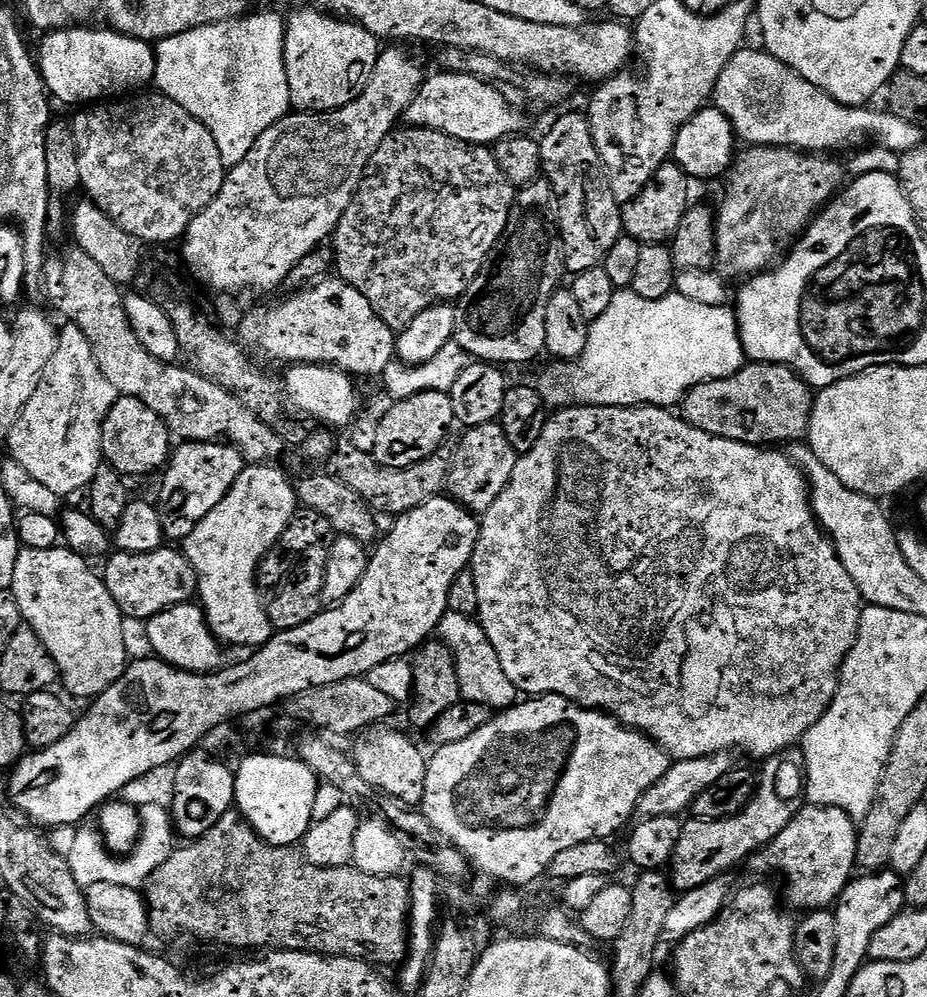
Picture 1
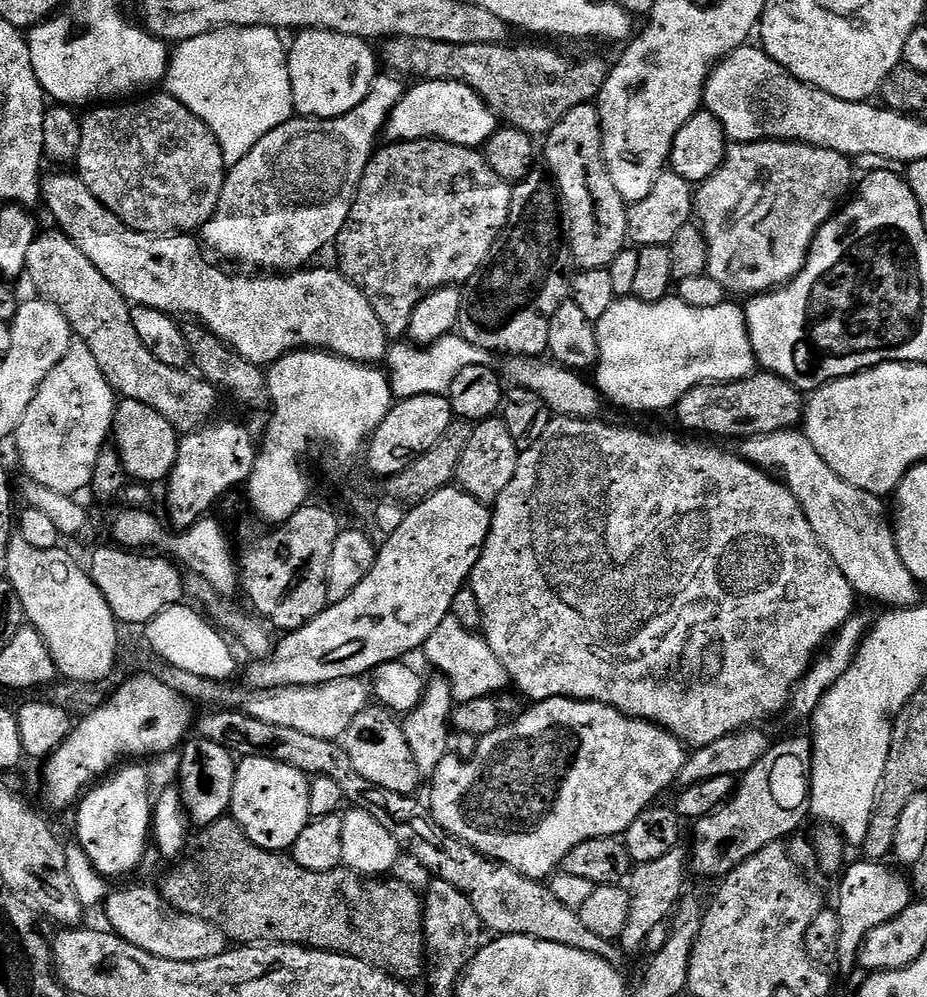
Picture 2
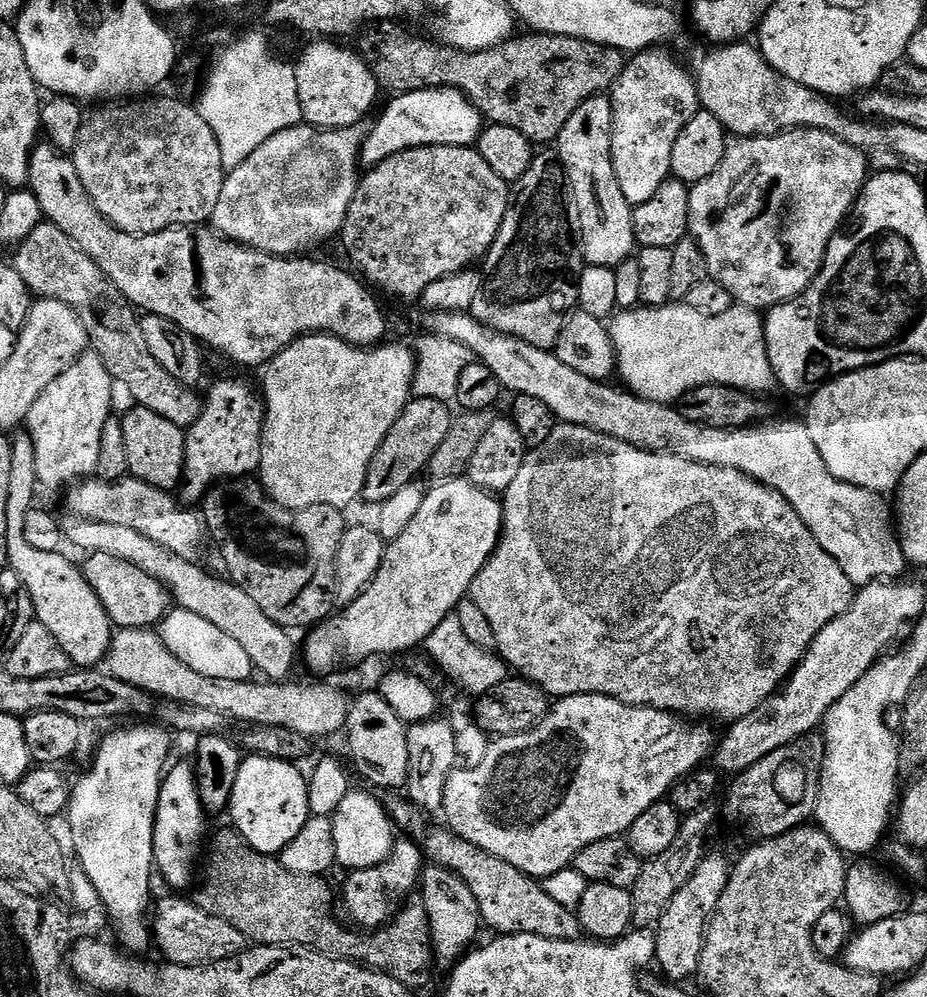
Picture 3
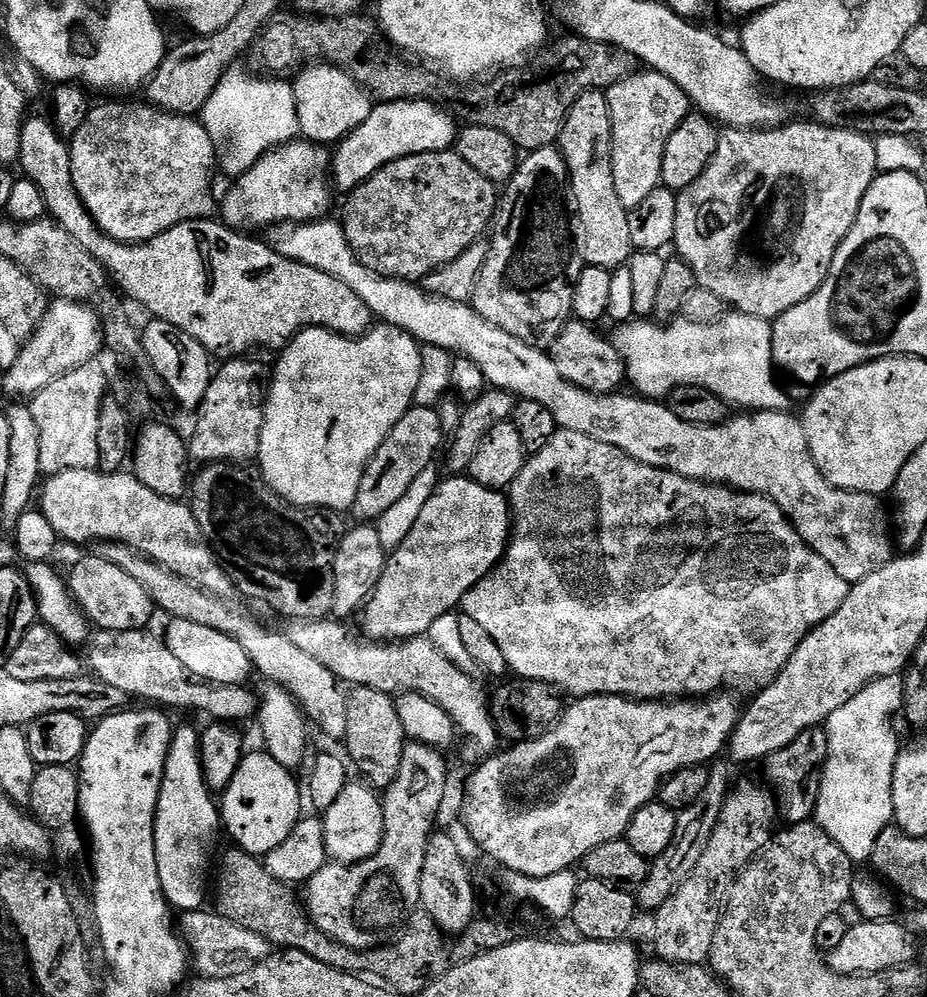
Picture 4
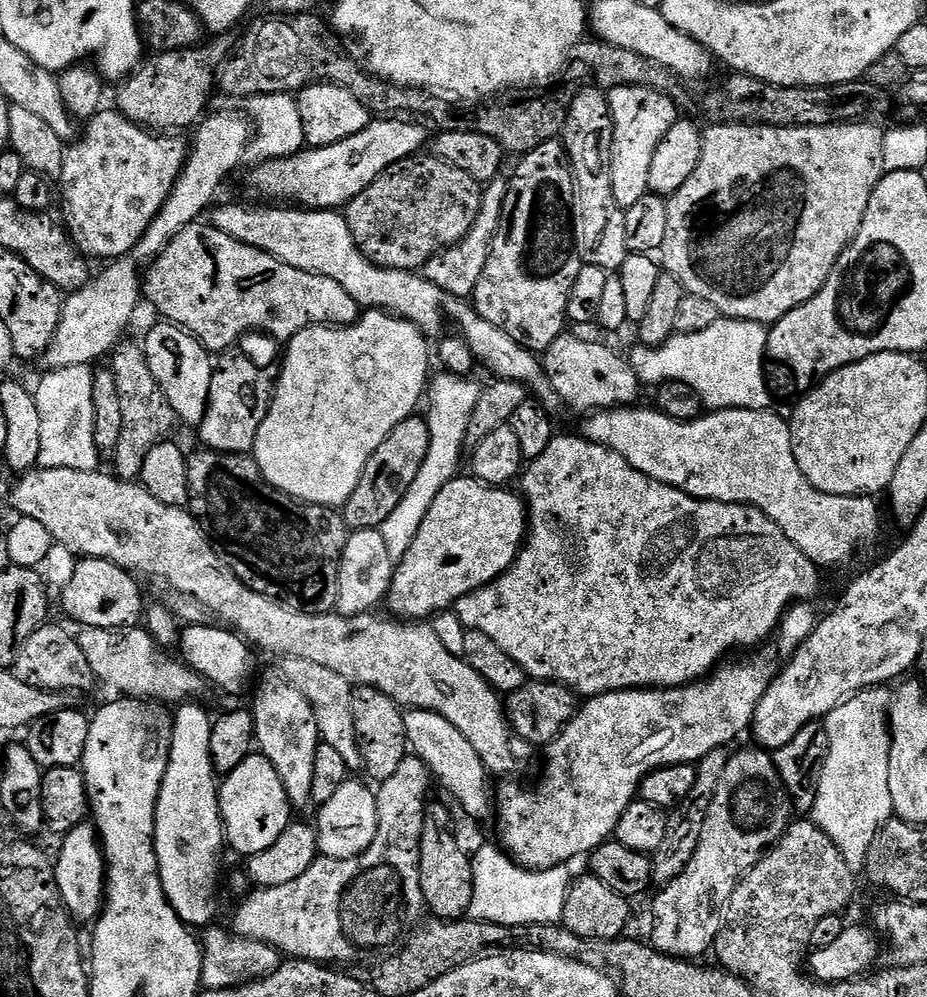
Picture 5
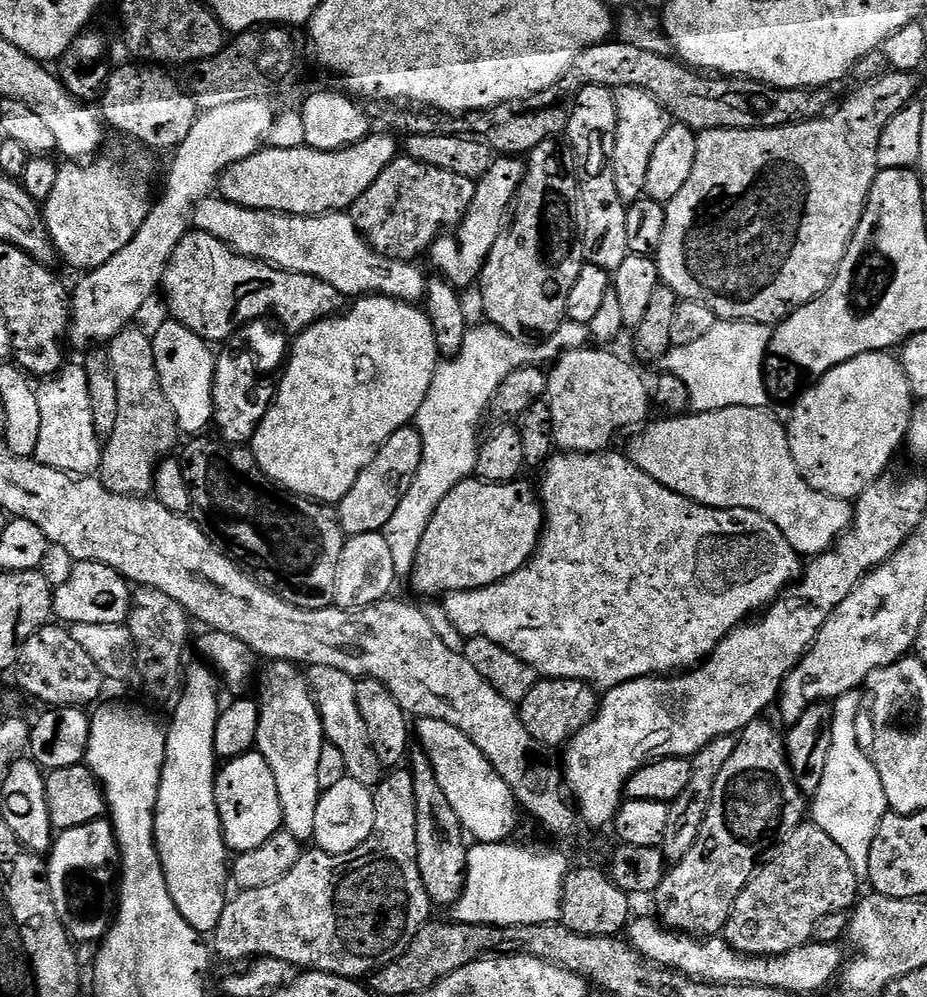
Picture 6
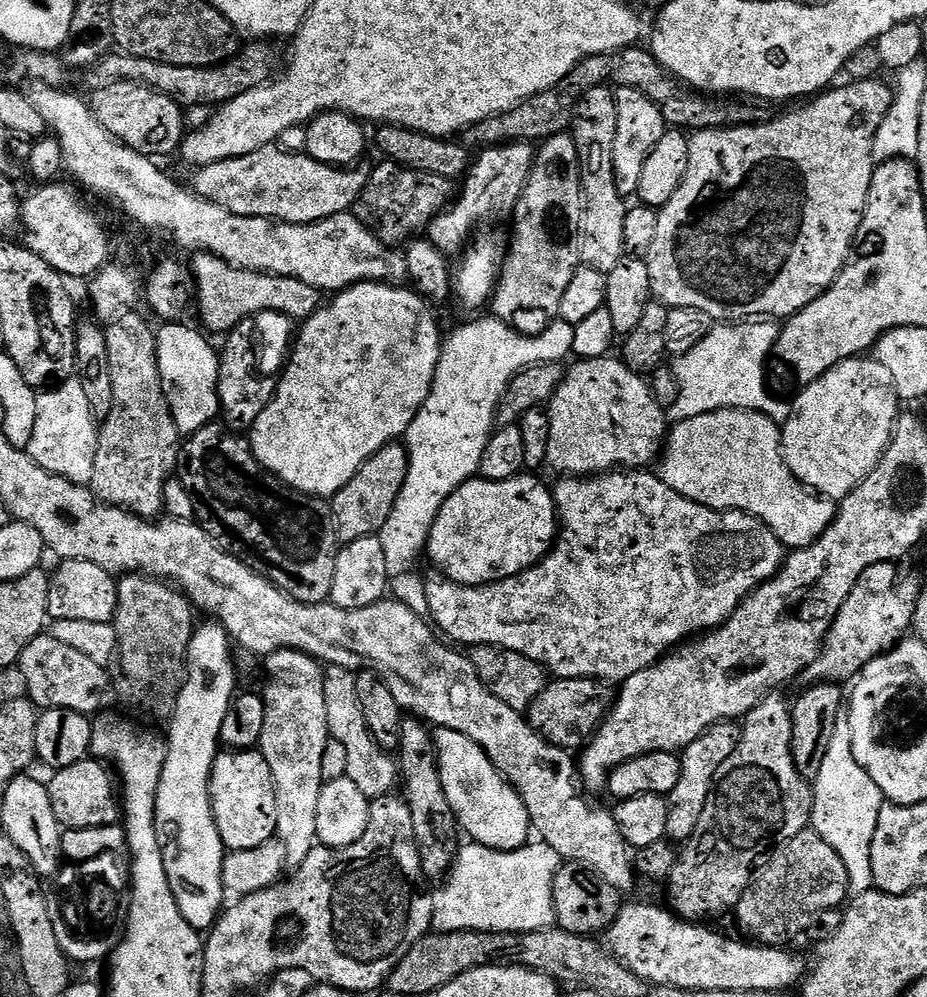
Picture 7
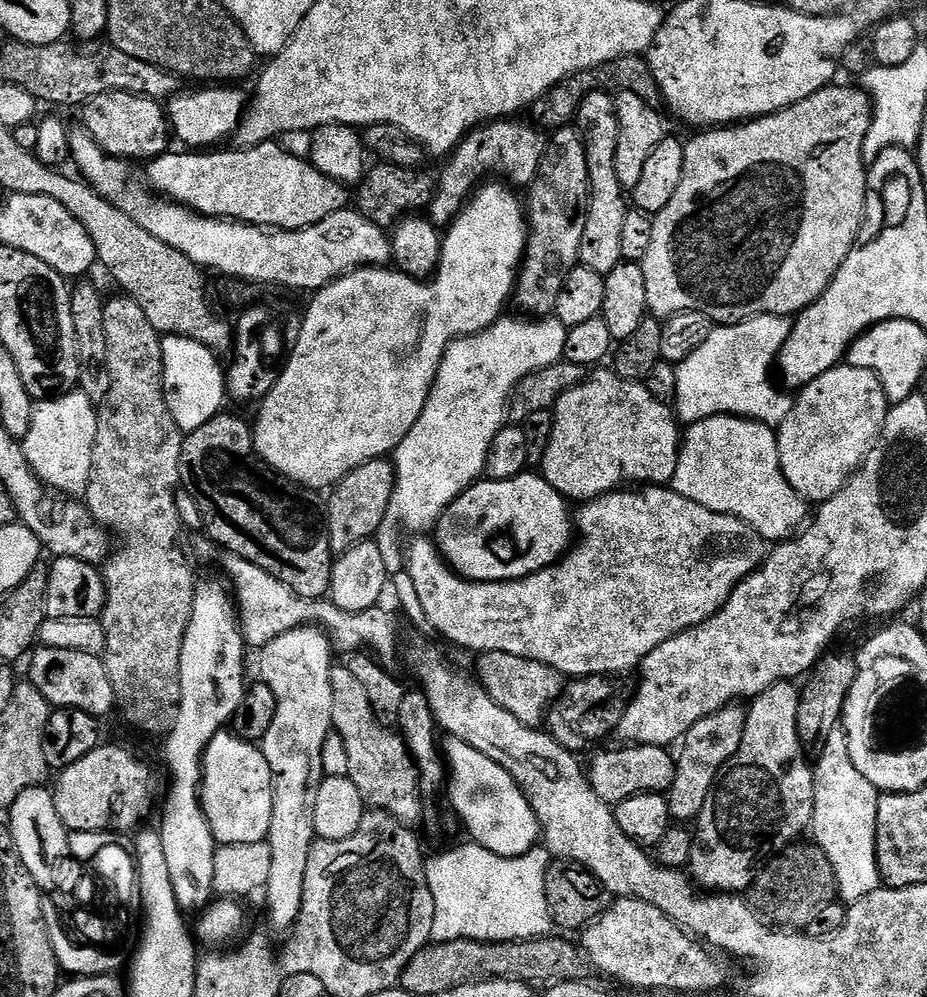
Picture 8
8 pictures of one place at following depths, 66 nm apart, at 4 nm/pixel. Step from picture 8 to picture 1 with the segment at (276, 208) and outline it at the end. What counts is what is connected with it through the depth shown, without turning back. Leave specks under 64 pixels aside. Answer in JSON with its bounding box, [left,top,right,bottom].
[406,70,525,146]

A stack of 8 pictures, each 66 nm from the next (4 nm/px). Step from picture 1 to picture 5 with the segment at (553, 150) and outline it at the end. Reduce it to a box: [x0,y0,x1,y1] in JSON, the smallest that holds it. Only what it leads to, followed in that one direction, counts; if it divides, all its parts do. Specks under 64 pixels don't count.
[562,88,630,273]

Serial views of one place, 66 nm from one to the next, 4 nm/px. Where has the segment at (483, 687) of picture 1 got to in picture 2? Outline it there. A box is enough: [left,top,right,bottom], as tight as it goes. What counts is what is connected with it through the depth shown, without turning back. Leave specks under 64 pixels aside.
[422,614,510,704]

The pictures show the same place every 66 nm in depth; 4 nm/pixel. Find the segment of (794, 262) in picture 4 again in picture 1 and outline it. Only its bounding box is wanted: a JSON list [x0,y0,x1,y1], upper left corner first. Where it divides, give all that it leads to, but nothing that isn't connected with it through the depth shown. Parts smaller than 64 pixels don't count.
[715,146,846,278]

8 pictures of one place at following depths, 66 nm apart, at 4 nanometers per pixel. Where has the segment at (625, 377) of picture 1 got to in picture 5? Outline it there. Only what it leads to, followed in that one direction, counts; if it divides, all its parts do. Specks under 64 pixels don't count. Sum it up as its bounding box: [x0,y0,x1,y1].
[630,318,772,412]

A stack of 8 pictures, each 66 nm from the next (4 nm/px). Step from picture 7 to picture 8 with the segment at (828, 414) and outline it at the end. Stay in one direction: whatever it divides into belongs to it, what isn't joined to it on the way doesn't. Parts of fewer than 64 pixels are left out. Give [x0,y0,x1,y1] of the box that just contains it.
[778,362,890,502]

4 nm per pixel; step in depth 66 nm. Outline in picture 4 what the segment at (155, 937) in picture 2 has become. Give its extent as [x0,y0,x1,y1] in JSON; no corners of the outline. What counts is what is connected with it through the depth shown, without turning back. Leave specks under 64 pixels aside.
[178,910,273,979]

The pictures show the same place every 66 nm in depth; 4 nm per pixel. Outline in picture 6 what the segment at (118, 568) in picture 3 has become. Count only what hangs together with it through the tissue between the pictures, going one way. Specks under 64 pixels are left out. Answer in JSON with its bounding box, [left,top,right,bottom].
[52,560,134,626]

